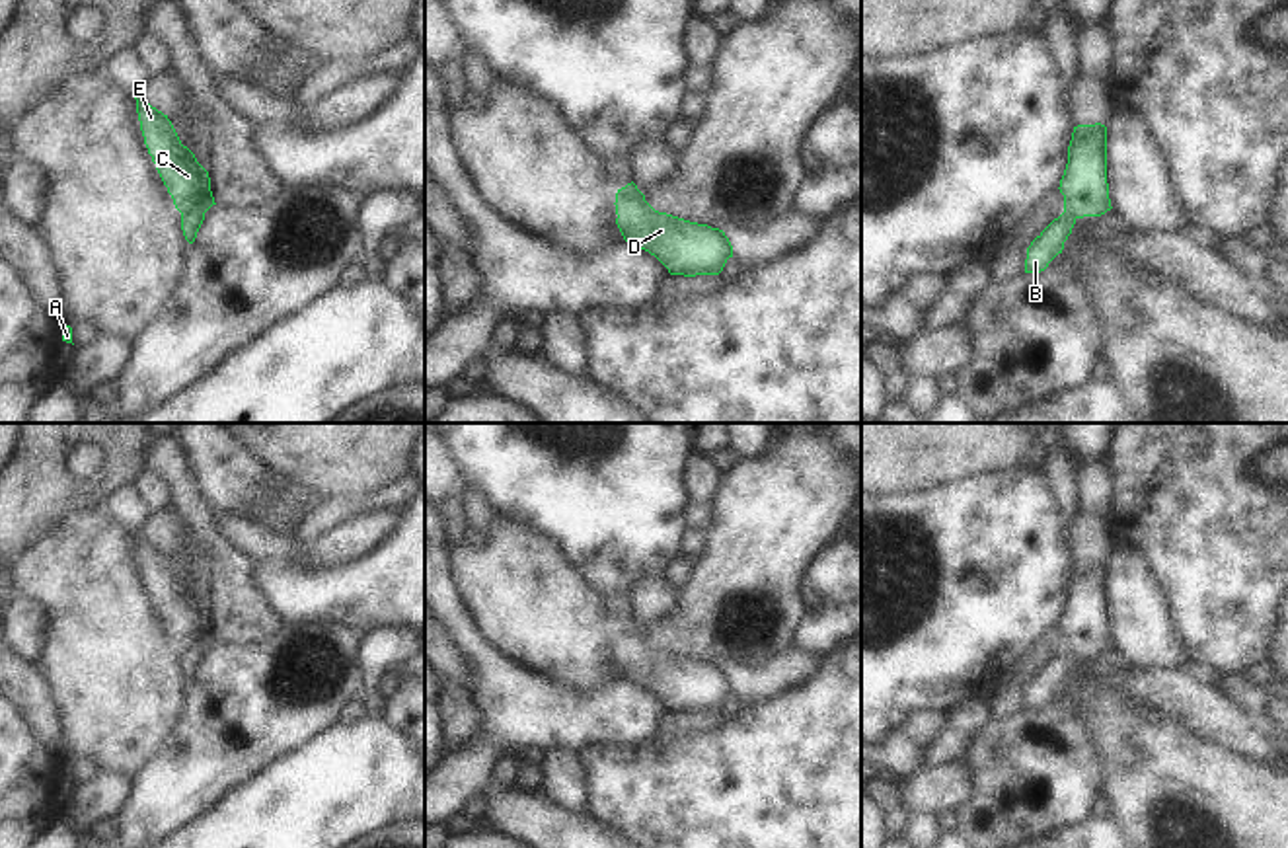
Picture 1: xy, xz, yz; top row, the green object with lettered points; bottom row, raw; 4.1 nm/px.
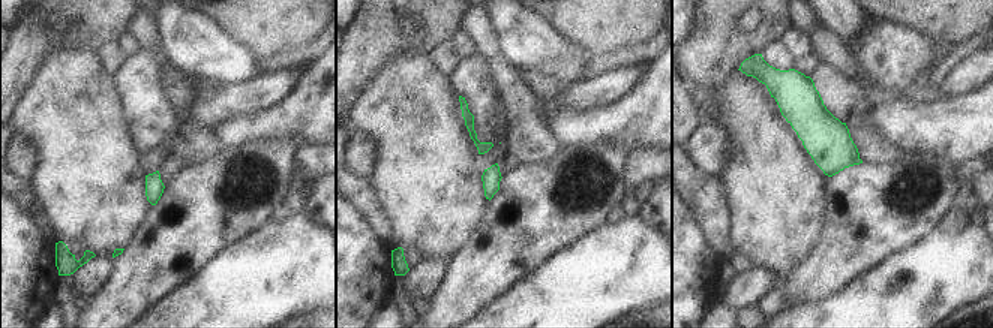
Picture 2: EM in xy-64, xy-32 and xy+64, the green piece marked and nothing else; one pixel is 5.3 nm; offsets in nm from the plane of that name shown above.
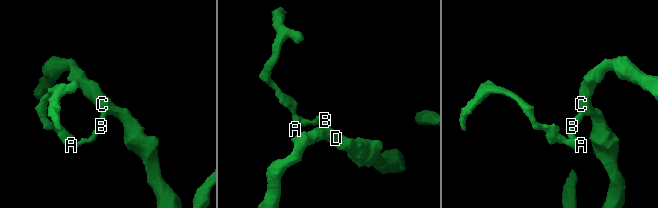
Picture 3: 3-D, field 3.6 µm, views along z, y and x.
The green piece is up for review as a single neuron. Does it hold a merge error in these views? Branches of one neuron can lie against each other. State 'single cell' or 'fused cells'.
fused cells

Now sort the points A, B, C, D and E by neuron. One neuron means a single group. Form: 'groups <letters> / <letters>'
groups A B / C D E

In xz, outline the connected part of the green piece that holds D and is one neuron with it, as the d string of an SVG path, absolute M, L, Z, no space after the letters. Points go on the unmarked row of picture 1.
M641 628L631 634L616 630L614 641L624 676L655 692L670 712L719 712L727 696L733 694L733 682L723 667L659 649Z

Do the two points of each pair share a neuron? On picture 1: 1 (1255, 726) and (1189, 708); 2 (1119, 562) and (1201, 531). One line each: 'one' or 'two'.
1: one
2: two

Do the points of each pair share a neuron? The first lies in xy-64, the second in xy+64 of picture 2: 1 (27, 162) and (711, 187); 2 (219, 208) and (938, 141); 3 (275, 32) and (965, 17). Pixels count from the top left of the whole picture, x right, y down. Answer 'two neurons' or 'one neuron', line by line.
1: two neurons
2: two neurons
3: one neuron

